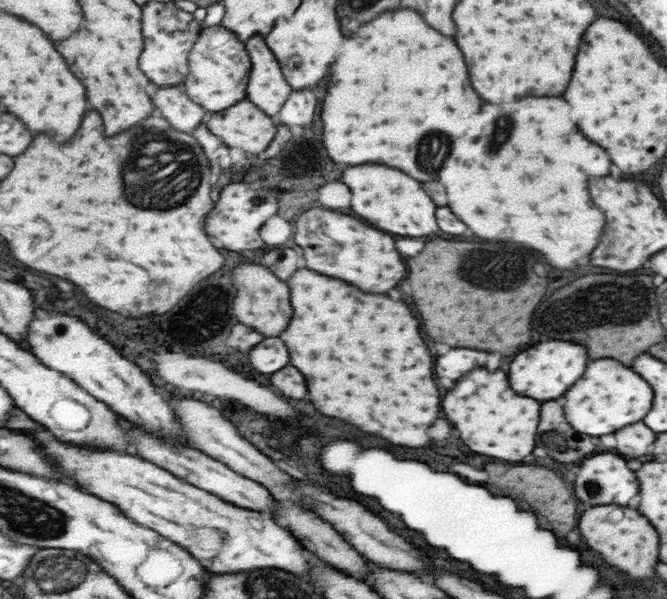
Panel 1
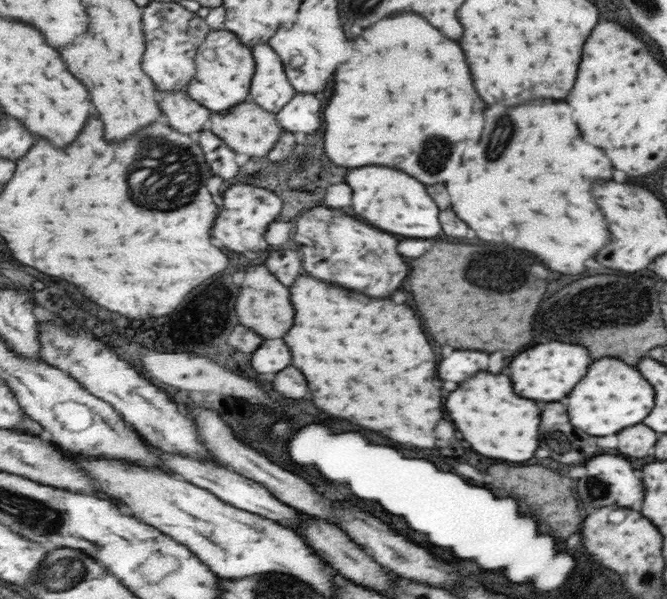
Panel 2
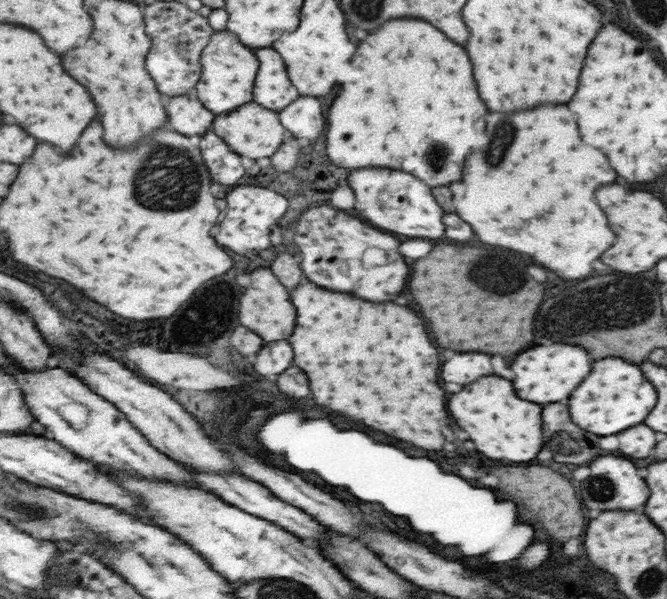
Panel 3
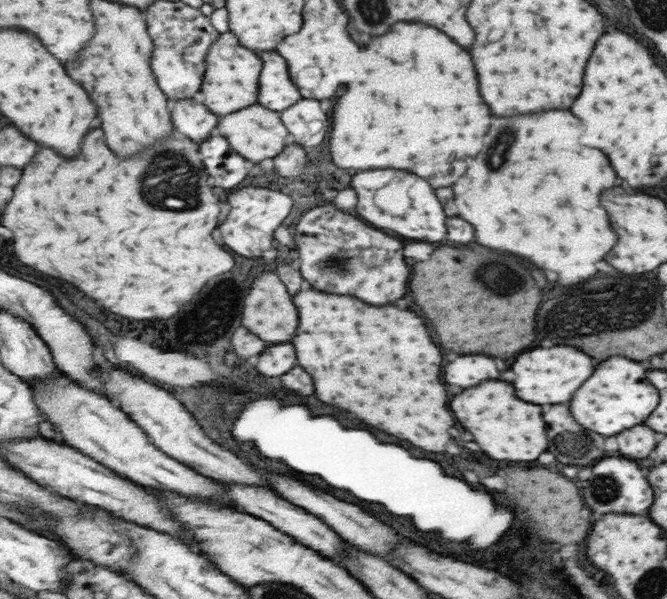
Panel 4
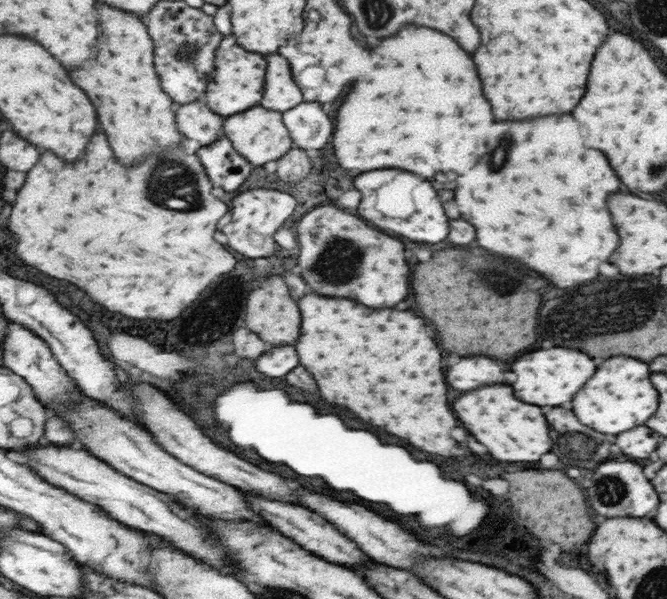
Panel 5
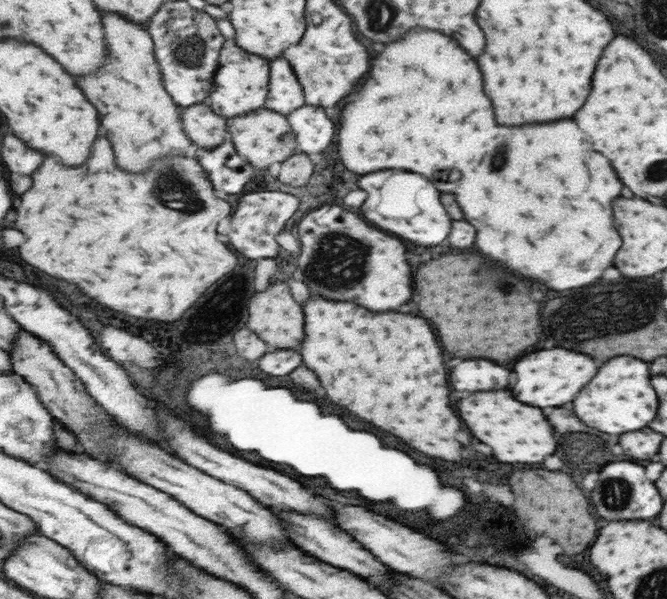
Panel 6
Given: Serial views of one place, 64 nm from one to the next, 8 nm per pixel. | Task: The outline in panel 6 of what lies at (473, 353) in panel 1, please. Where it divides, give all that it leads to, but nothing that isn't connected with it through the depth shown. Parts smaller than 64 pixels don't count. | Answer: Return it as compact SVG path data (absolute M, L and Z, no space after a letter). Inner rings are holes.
M463 360L451 368L451 386L457 392L507 388L507 370L489 360Z

